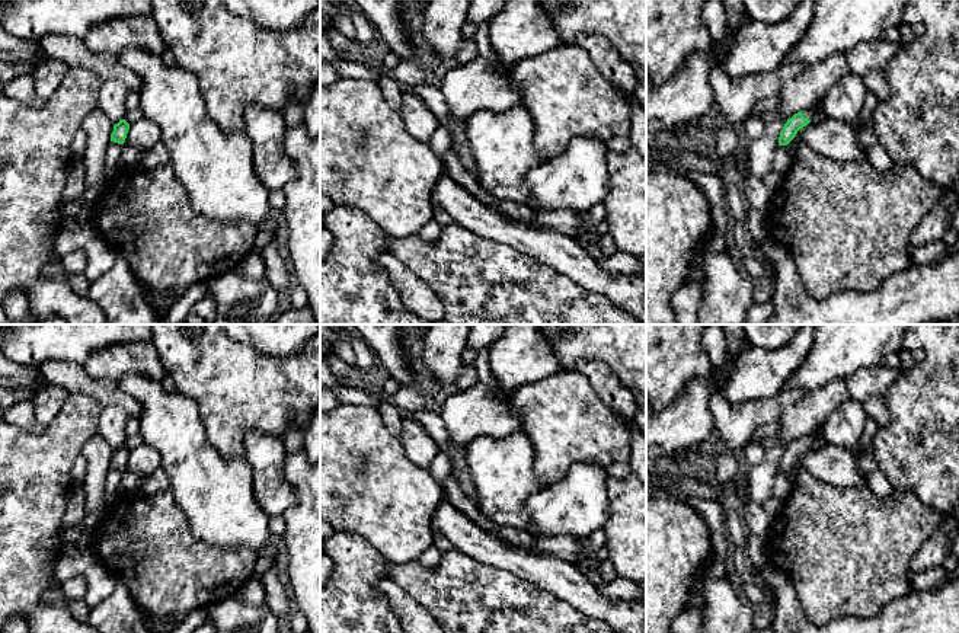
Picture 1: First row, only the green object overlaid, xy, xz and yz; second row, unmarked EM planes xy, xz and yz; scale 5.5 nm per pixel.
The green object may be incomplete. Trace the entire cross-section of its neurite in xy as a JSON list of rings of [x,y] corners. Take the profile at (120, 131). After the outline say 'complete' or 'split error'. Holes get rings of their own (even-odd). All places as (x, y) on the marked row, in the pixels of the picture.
[[[121,119],[118,124],[114,125],[114,131],[111,134],[111,141],[124,144],[128,130],[130,130],[130,124],[125,119]]]; complete

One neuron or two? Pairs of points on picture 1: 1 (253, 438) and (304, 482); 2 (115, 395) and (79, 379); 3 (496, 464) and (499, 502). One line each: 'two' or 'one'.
1: two
2: one
3: one

